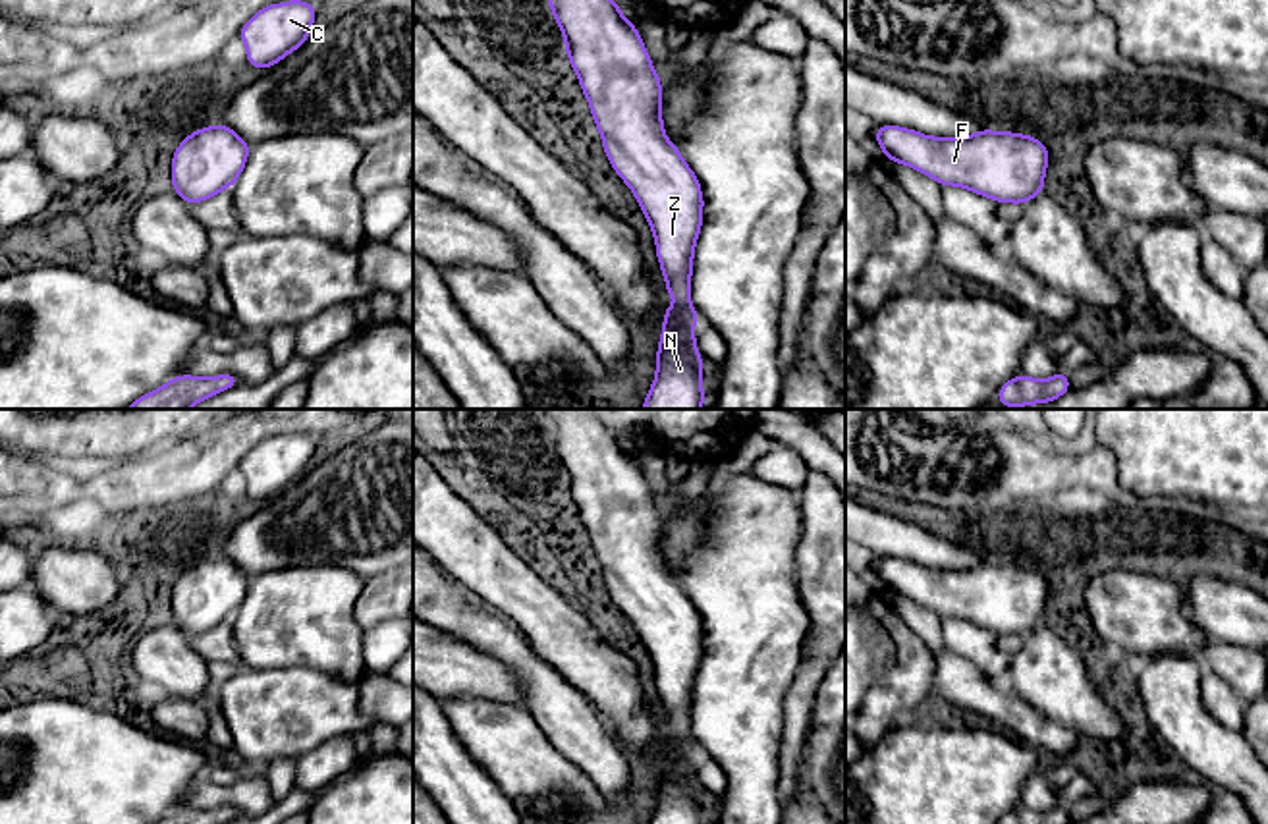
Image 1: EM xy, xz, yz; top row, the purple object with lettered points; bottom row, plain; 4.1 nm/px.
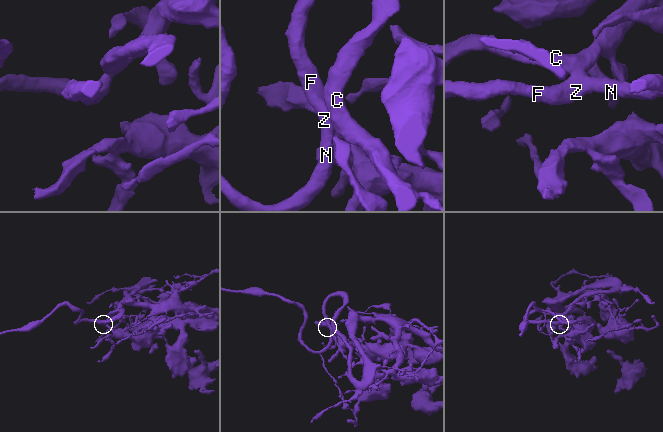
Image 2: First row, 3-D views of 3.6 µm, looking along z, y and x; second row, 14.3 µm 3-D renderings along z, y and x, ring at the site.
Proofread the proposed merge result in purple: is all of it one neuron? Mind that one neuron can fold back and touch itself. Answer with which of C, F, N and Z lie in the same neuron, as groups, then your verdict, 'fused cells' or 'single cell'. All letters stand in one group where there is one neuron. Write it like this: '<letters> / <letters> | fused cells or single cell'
C F N Z | single cell

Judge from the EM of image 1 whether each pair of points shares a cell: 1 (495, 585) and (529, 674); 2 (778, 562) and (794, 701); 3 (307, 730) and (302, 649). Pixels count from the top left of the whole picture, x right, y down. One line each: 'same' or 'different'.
1: different
2: different
3: different

